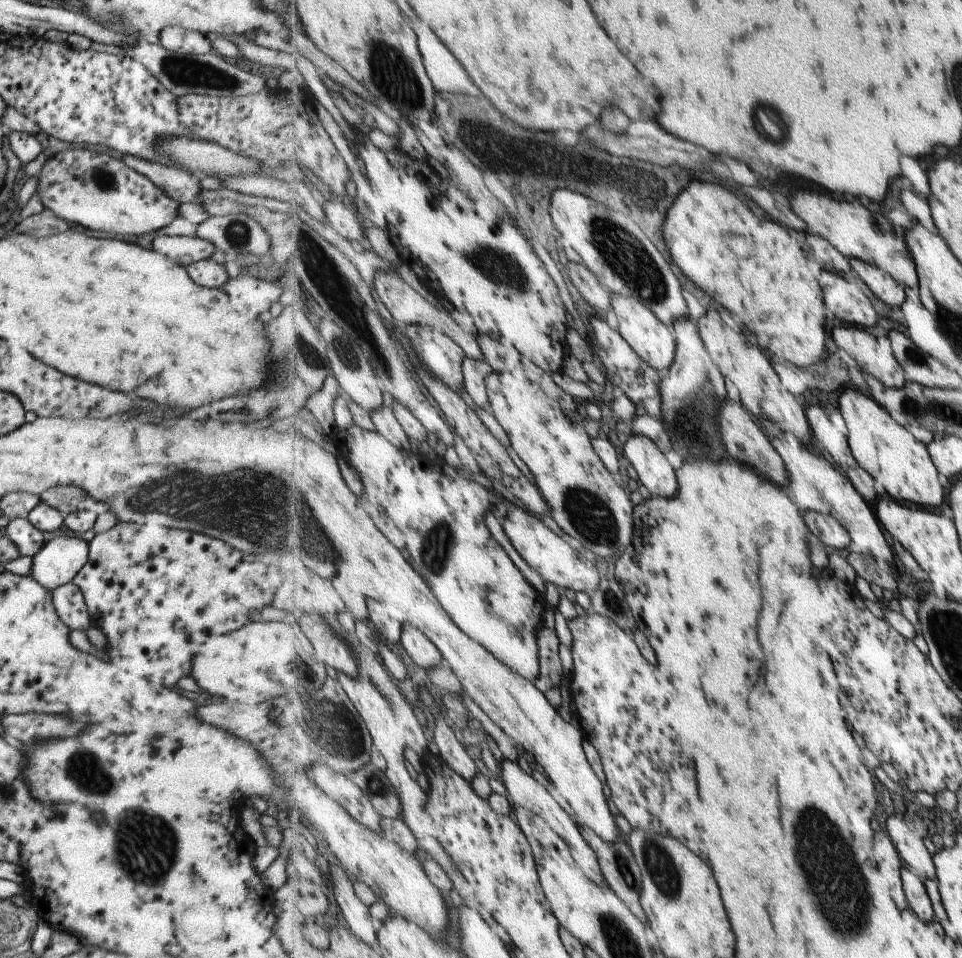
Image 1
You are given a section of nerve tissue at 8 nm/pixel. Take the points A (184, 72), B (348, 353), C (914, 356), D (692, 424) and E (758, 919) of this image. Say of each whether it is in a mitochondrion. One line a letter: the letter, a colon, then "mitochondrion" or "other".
A: mitochondrion
B: mitochondrion
C: mitochondrion
D: mitochondrion
E: other

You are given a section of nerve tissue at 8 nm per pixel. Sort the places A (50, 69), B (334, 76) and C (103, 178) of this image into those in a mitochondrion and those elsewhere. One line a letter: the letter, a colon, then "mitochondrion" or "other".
A: other
B: other
C: mitochondrion

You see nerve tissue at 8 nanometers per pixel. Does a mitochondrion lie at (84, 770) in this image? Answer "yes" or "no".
yes

